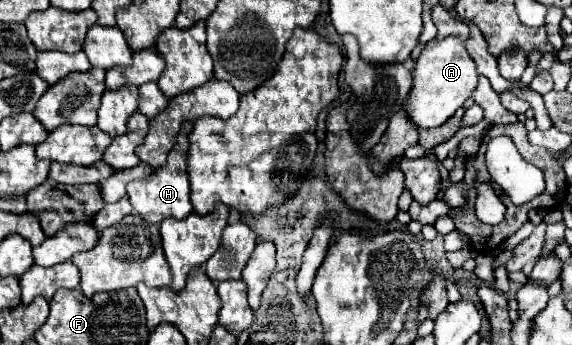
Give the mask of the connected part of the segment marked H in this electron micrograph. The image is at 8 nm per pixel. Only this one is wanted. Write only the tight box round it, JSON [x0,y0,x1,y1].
[127,124,193,224]

